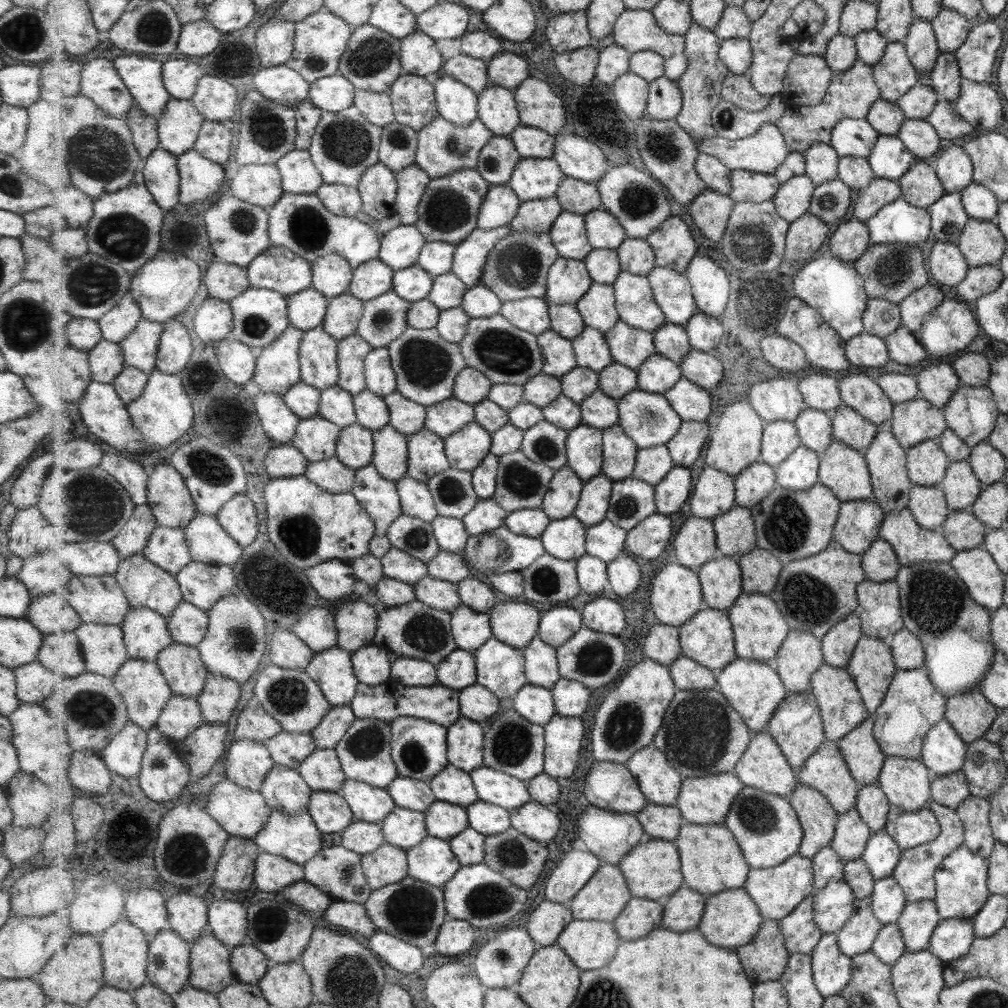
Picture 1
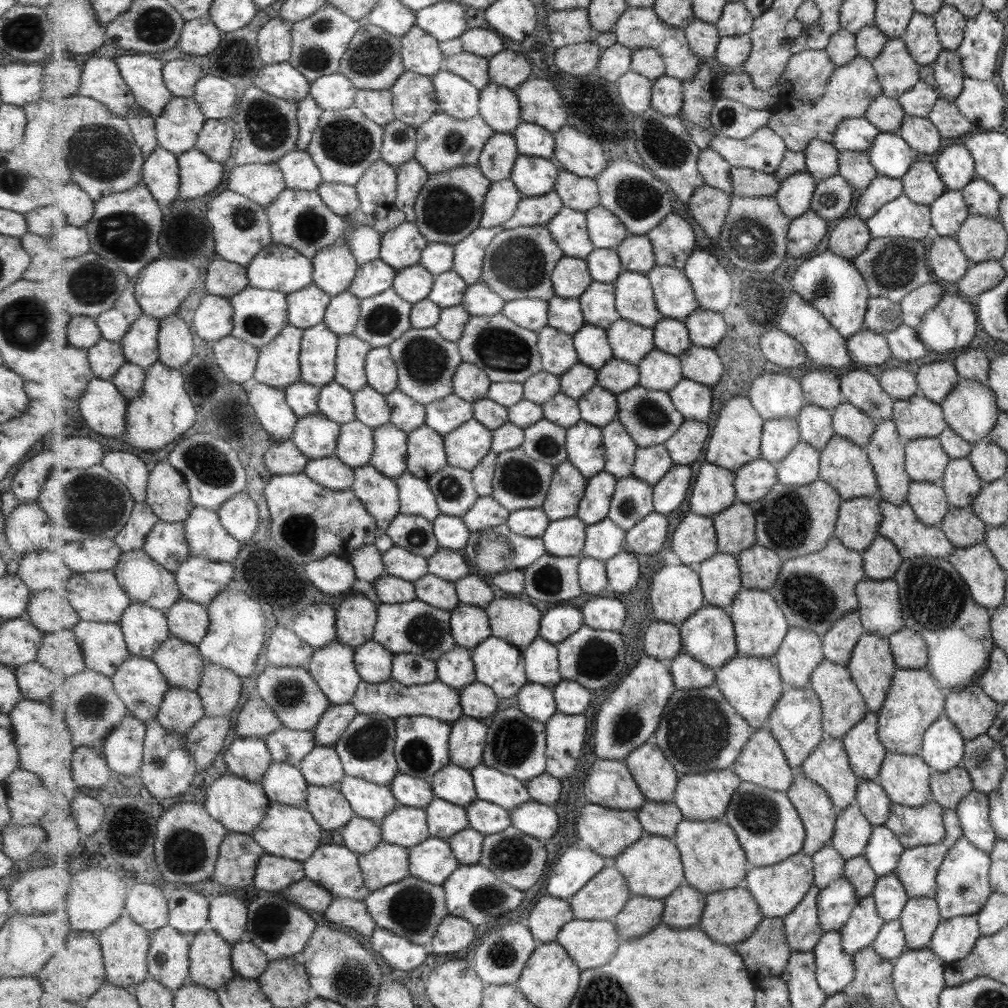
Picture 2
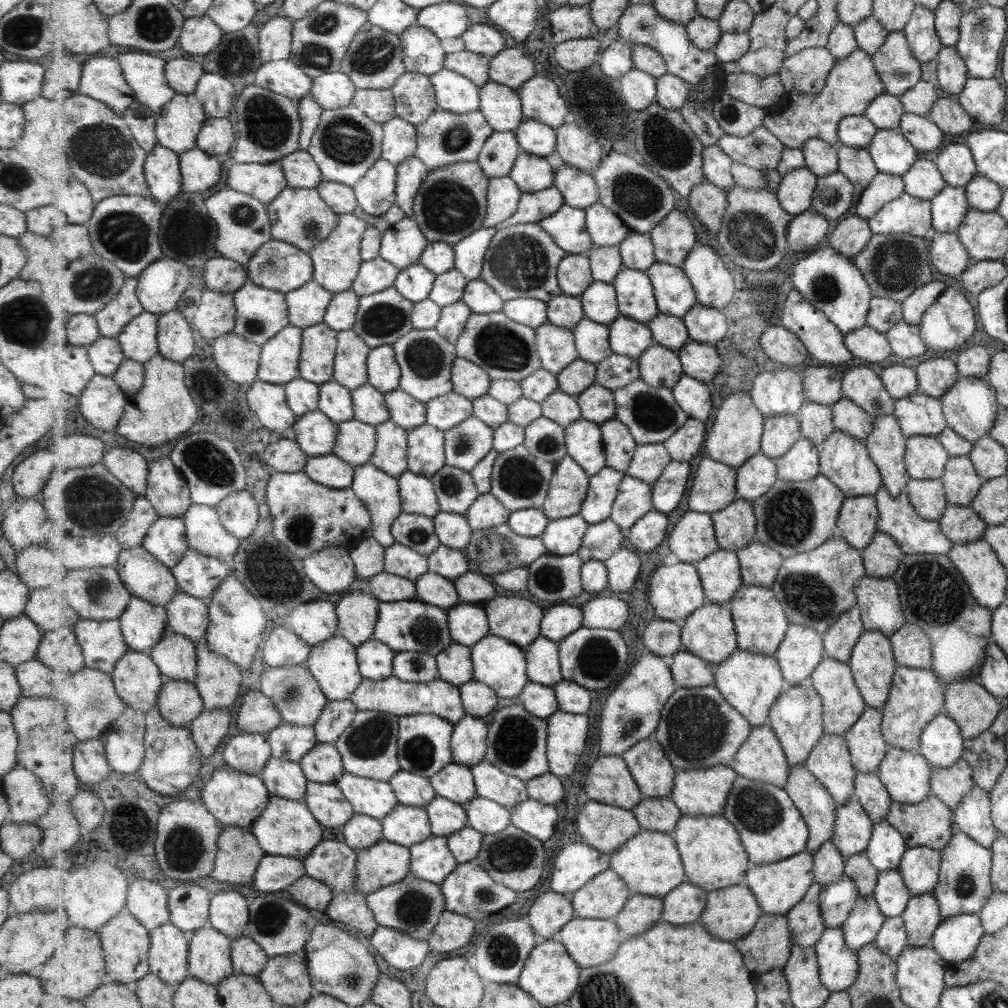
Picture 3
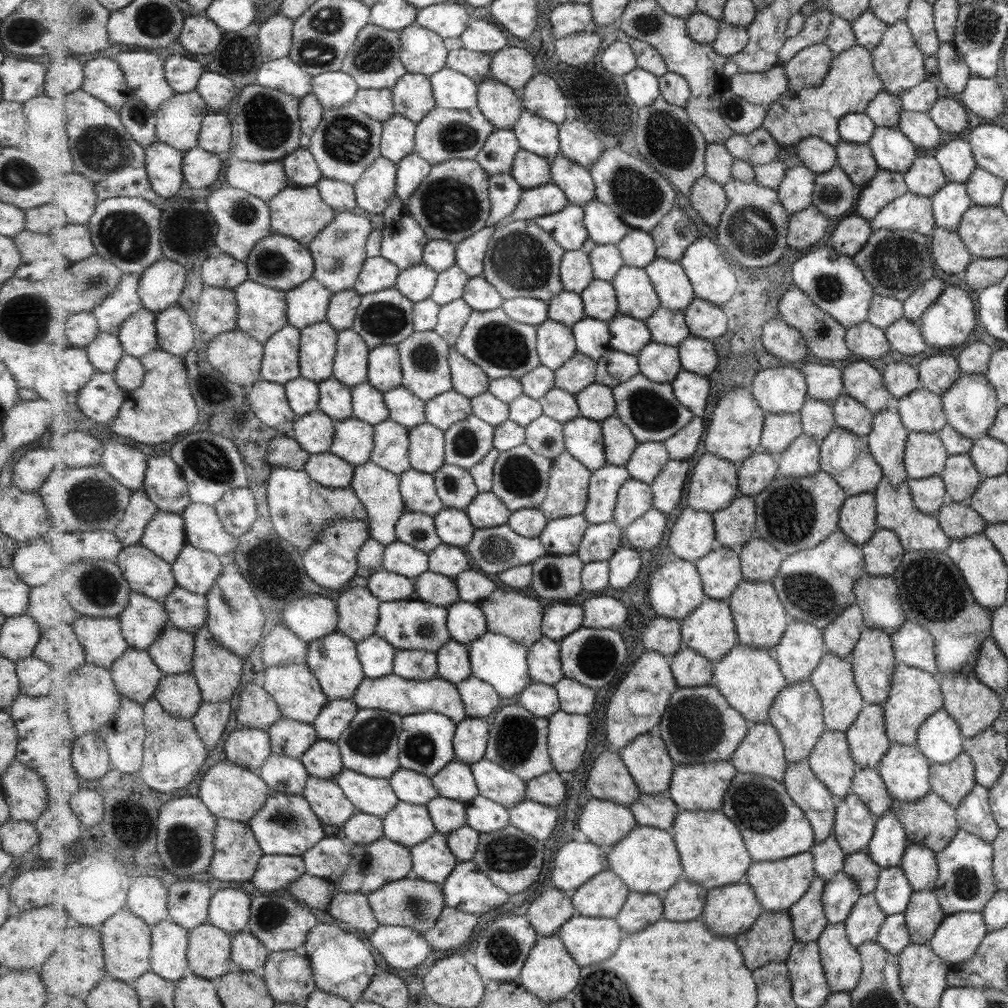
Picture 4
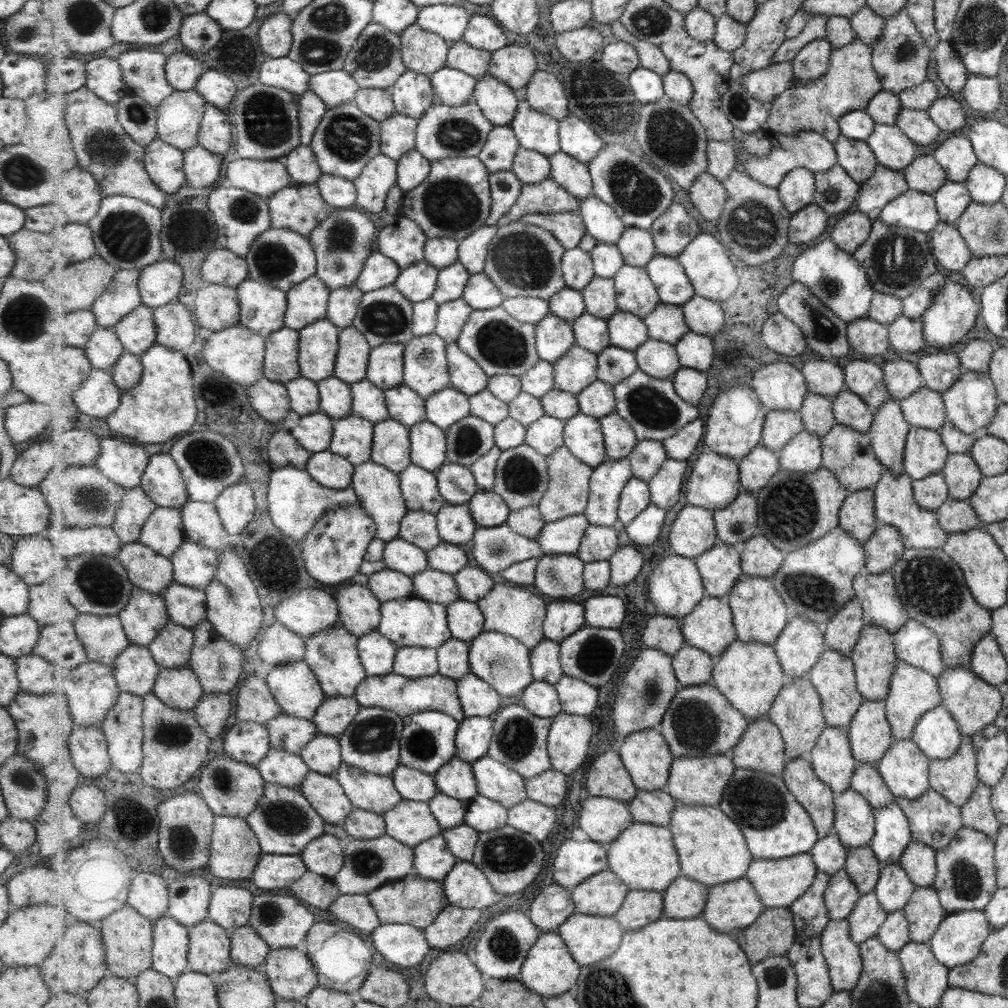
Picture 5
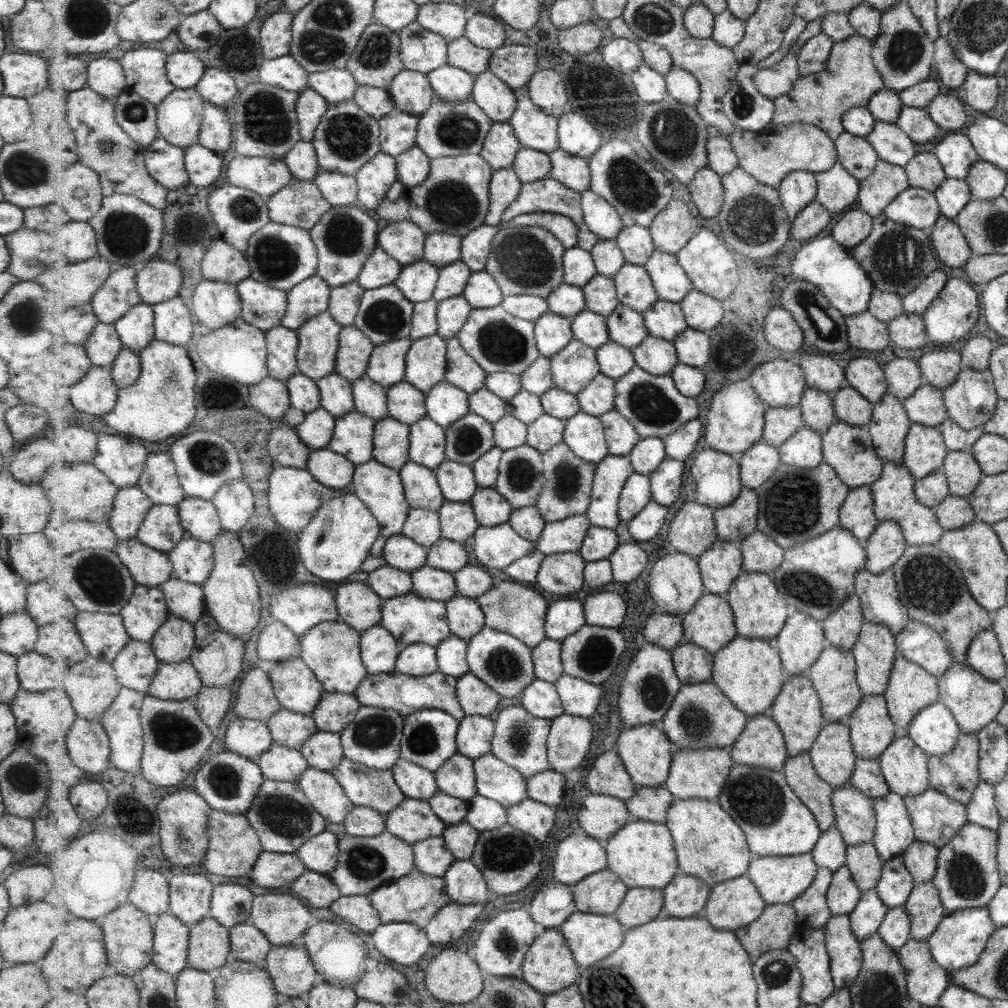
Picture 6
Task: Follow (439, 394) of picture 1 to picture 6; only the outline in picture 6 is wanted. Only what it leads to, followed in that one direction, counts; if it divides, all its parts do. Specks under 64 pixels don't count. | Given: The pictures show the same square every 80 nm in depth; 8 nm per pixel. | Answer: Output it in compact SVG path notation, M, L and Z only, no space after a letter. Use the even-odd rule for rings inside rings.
M437 335L414 339L406 358L405 381L425 395L446 380L448 342Z

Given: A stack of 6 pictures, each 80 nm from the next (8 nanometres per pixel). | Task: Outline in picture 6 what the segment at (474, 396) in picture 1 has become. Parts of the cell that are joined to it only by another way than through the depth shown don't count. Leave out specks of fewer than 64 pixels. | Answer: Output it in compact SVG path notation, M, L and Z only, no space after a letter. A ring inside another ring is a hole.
M458 336L455 338L445 338L445 340L448 342L448 374L446 374L446 380L469 394L485 388L489 374L484 367L464 349L464 346L461 346Z

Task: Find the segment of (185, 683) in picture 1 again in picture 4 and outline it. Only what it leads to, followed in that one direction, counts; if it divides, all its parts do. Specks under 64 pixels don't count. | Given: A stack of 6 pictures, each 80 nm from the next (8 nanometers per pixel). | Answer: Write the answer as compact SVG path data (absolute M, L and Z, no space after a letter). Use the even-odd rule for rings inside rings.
M169 621L161 636L147 650L153 660L160 666L166 675L177 675L191 673L194 669L194 649L196 648L196 637L194 634L177 628Z

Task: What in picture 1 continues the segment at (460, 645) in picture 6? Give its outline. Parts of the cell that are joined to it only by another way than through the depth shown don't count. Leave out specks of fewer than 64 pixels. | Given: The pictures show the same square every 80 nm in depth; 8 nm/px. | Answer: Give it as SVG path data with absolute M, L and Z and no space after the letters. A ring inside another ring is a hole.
M454 650L438 665L438 683L461 692L469 686L478 684L476 655L472 651Z

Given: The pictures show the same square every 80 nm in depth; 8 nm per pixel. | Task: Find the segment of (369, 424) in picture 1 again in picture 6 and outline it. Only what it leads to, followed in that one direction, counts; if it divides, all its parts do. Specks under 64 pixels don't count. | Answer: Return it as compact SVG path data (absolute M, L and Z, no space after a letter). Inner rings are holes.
M365 375L353 382L355 410L379 422L390 417L388 412L388 388Z

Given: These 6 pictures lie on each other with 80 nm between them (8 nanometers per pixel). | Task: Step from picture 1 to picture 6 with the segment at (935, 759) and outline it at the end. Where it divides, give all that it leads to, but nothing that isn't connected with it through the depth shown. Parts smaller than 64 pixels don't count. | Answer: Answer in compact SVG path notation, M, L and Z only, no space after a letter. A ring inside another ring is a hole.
M937 700L915 714L905 736L926 755L939 756L955 746L960 733L953 715Z

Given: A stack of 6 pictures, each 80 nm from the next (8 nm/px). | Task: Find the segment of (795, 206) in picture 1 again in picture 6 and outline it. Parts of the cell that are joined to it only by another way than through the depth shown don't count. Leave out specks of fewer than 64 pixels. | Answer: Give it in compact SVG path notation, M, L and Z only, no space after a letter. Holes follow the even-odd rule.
M796 170L789 173L778 188L785 211L795 220L811 202L816 200L818 180L812 170Z

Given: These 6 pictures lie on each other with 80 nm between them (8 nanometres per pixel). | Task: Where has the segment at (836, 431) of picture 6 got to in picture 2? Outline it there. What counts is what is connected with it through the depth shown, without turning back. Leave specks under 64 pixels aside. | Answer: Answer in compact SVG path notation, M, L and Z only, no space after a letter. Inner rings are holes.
M835 435L820 454L820 478L831 484L843 500L878 495L879 486L876 483L876 475L872 464L869 463L867 452L862 447L845 437Z

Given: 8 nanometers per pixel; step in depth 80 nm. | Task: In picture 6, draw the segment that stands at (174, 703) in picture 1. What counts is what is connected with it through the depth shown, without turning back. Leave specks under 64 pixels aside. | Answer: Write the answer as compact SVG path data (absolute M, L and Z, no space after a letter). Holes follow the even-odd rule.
M190 658L167 664L160 661L160 670L146 694L165 700L195 700L204 689L203 680Z

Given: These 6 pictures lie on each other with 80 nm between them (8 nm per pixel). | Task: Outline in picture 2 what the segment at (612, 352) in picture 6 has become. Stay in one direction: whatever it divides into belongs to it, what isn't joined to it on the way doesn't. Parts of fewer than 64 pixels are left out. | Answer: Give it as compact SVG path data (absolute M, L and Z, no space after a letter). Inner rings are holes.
M614 356L599 370L598 386L604 387L615 395L625 393L640 382L640 367Z

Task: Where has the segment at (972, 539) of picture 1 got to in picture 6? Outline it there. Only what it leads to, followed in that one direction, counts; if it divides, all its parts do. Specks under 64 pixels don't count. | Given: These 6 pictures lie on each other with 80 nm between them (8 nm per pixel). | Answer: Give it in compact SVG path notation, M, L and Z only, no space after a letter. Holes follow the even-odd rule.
M948 494L931 509L942 530L959 529L975 520L974 512L964 497Z

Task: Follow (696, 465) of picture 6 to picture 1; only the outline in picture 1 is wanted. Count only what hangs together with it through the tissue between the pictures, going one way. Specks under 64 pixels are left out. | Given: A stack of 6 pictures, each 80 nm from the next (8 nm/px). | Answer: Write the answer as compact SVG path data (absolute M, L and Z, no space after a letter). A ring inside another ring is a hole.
M704 466L690 499L691 512L699 518L719 517L736 504L736 477L715 467Z

